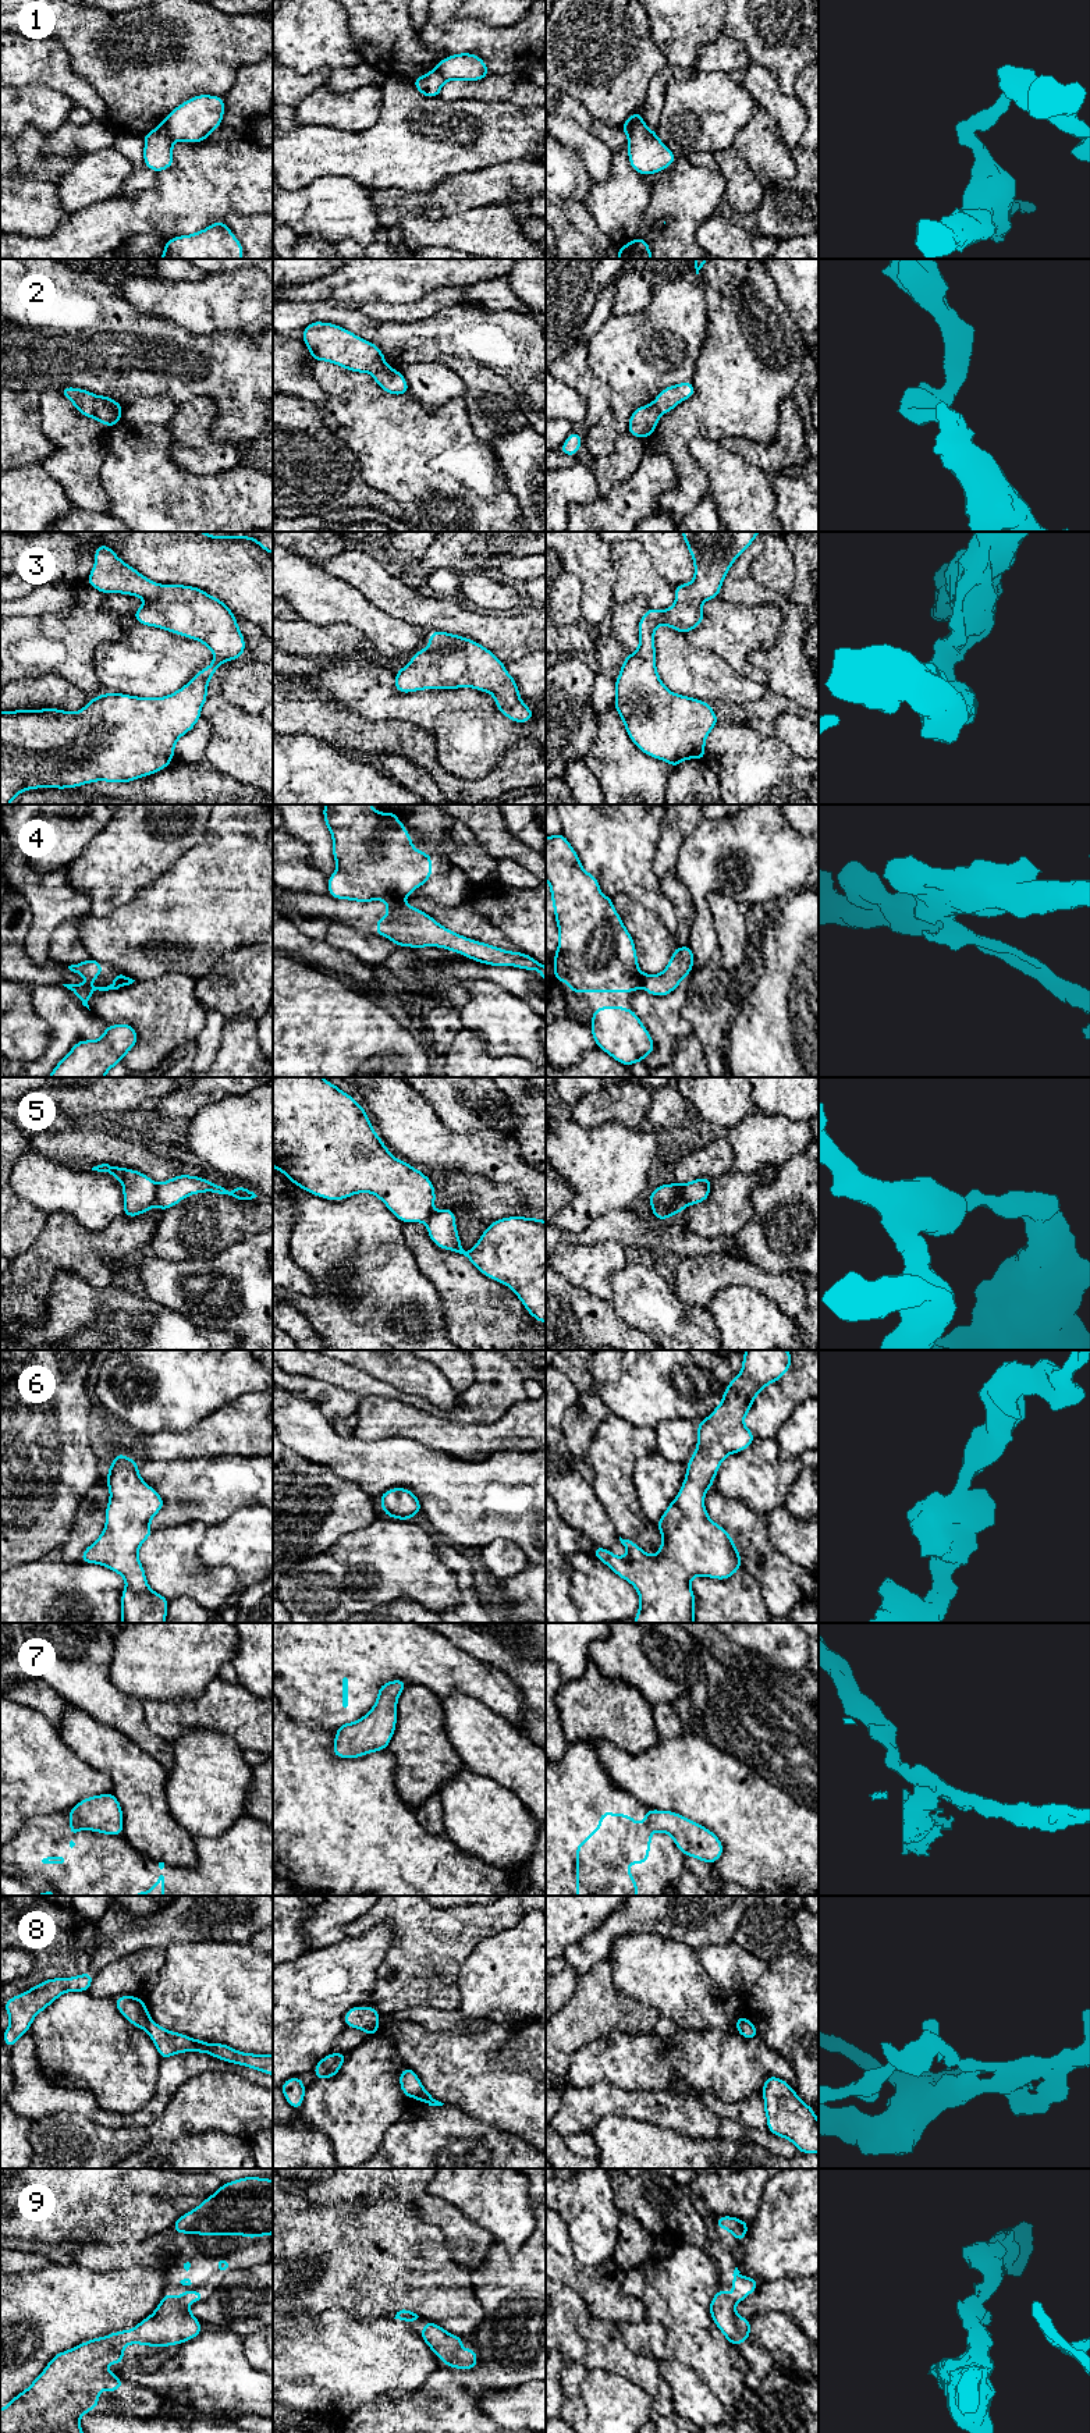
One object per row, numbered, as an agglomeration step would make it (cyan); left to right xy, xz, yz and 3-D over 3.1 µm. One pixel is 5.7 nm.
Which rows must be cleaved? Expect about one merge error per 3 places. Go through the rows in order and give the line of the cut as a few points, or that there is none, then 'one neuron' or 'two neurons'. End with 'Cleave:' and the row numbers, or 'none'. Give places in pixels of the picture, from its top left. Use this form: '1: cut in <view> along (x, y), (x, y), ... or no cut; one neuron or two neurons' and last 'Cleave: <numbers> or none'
1: cut in xy along (163, 121), (174, 141); two neurons
2: cut in xy along (98, 397), (120, 414); two neurons
3: no cut; one neuron
4: cut in xz along (401, 899), (390, 899), (387, 902); two neurons
5: cut in yz along (685, 1185), (682, 1206); two neurons
6: no cut; one neuron
7: cut in yz along (646, 1812), (649, 1826), (653, 1831); two neurons
8: cut in xz along (422, 2088), (415, 2098); two neurons
9: no cut; one neuron
Cleave: 1, 2, 4, 5, 7, 8

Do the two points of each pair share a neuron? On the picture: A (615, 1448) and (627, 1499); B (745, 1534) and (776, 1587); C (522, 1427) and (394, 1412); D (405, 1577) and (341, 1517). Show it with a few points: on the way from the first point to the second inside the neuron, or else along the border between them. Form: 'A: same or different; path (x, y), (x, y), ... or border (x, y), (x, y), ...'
A: same; path (615, 1460), (615, 1487)
B: same; path (757, 1547), (766, 1555), (767, 1565), (776, 1574)
C: same; path (490, 1435), (439, 1435), (426, 1428)
D: different; border (377, 1516), (368, 1526), (344, 1534), (329, 1548)

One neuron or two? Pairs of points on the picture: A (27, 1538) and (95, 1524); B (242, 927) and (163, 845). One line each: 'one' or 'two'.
A: two
B: two

